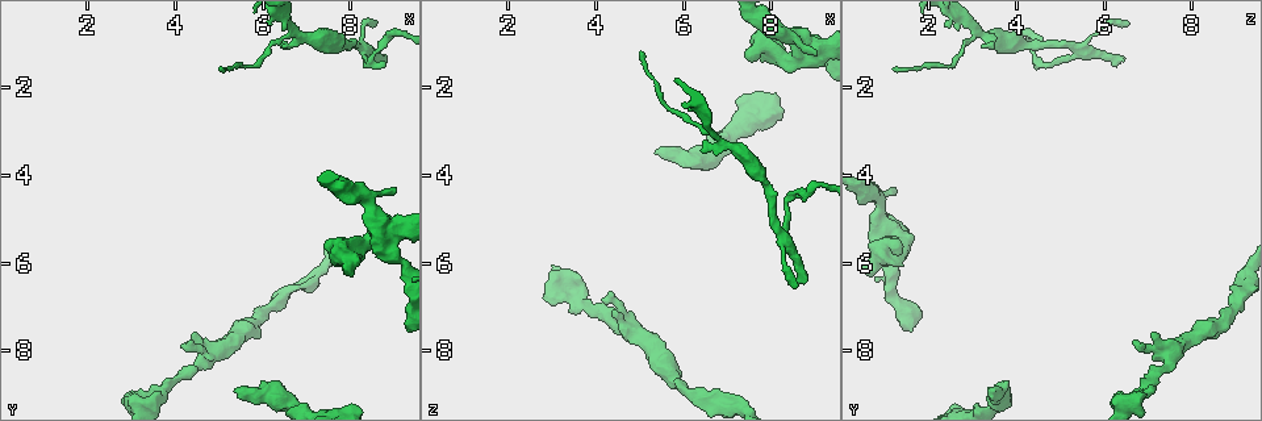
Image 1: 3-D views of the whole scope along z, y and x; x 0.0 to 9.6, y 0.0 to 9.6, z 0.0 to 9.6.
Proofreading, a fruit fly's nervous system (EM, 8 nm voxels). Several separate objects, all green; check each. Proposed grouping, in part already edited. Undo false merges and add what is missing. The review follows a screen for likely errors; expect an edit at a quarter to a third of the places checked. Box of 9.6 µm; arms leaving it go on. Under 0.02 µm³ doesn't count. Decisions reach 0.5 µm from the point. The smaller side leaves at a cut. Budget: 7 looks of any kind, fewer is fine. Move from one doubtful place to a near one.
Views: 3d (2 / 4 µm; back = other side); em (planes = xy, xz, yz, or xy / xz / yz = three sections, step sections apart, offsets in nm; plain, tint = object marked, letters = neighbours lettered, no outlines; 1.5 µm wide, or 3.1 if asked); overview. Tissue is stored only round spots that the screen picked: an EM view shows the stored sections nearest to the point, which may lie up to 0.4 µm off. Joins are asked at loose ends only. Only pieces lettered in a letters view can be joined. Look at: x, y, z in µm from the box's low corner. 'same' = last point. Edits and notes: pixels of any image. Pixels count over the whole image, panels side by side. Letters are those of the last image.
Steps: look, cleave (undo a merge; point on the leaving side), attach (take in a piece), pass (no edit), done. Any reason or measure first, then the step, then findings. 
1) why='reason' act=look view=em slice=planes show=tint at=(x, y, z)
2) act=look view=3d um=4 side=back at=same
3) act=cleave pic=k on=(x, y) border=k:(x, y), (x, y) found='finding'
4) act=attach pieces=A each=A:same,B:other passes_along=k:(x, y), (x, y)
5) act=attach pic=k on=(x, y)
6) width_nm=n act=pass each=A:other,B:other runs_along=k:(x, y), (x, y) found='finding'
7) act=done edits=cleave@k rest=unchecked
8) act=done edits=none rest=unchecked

why='an open end' act=look view=3d um=2 at=(8.75, 1.30, 6.40)

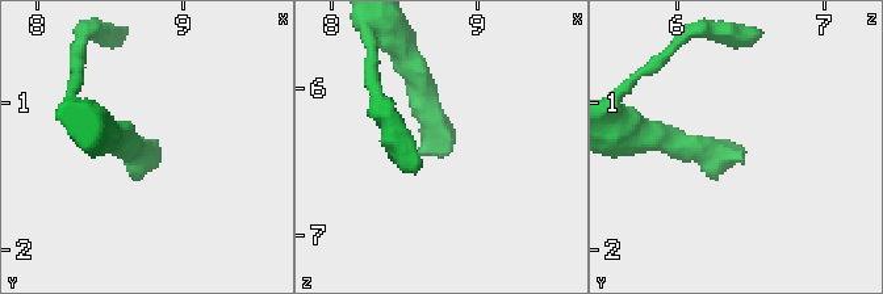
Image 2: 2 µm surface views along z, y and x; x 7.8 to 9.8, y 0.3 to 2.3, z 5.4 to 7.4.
why='need the tissue' act=look view=em slice=planes show=letters at=(8.76, 1.34, 6.46)

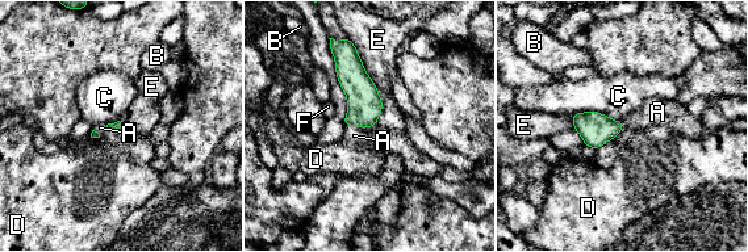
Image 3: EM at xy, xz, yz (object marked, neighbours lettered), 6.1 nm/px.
act=attach pieces=A each=A:same,B:other,C:other,D:other,E:other,F:other passes_along=3:(364, 105), (356, 125), (354, 135) found='the neuron continues'

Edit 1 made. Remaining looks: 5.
why='redraw' act=look view=overview

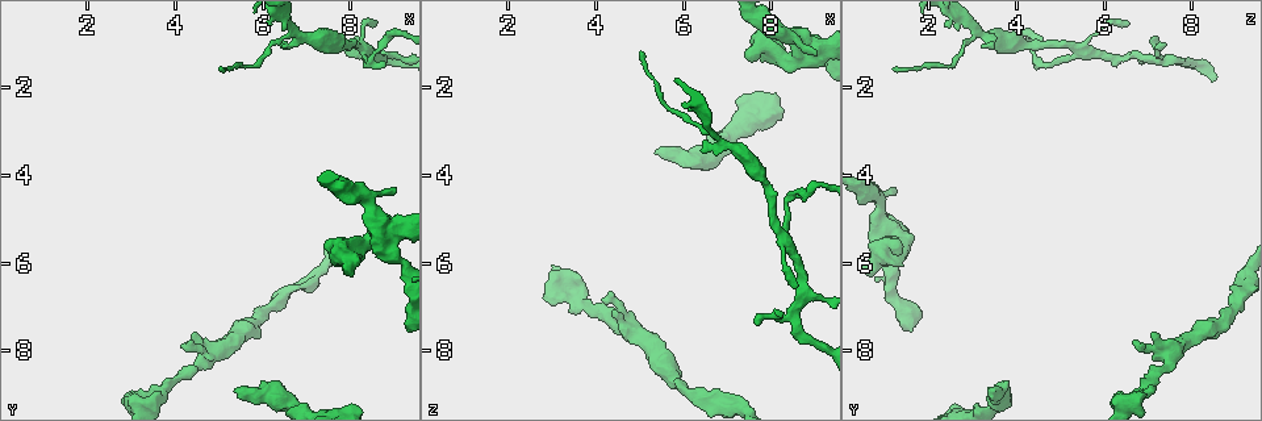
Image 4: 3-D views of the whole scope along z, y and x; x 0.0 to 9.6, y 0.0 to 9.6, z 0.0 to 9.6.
why='branch stops here' act=look view=3d um=2 at=(5.40, 8.95, 3.55)

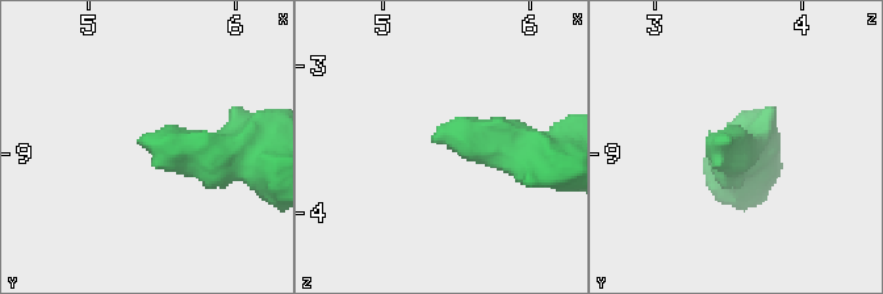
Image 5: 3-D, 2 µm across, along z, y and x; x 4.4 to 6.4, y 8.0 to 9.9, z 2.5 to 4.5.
why='now the EM' act=look view=em slice=xy step=8 show=letters at=(5.34, 8.96, 3.46)

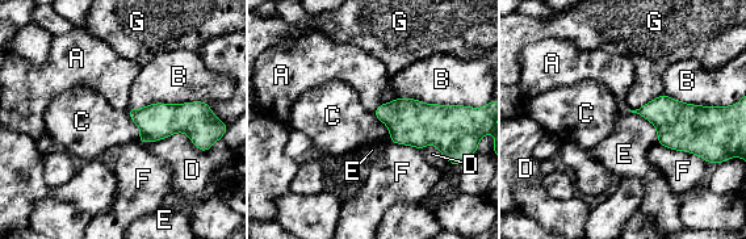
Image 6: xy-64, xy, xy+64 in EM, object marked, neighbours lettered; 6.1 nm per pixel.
why='another direction' act=look view=em slice=planes show=letters at=same

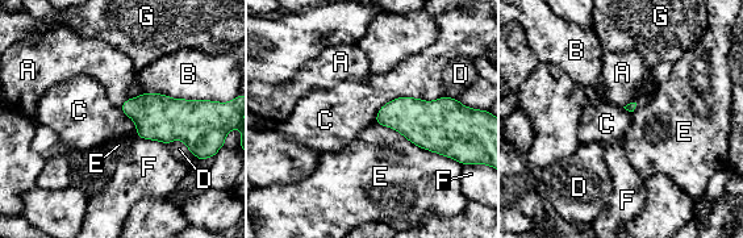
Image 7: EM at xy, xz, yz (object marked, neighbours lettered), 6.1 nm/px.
longest_contact=E:550nm act=pass each=A:other,B:other,C:other,D:other,E:other,F:other,G:other found='none of them fits'

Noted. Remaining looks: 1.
act=done edits=attach@3 rest=unchecked

